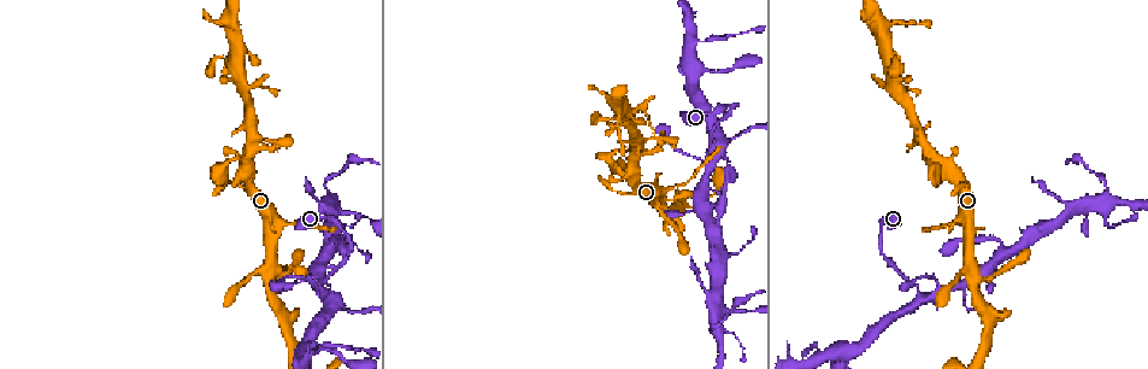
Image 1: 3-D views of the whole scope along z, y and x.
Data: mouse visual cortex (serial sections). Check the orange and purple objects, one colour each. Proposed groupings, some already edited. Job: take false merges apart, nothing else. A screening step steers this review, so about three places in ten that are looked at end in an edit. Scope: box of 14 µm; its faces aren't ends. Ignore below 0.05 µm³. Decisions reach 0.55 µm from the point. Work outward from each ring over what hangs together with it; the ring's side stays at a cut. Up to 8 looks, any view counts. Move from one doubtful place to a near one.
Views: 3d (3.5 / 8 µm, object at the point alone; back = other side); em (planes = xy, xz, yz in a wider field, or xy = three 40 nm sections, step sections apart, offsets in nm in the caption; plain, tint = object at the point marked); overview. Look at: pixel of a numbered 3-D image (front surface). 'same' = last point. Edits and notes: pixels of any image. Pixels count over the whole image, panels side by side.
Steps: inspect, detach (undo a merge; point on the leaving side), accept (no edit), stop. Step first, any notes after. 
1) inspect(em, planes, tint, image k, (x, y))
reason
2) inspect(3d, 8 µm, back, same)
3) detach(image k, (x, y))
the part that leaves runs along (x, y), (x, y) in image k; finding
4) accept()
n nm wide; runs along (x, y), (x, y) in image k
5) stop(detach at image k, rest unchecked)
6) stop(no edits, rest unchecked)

inspect(3d, 3.5 µm, image 1, (336, 294))
four arms meet

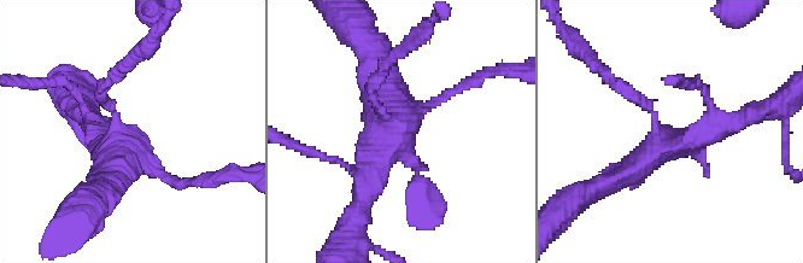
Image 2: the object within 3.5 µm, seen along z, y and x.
inspect(em, planes, tint, image 2, (394, 121))
now the EM

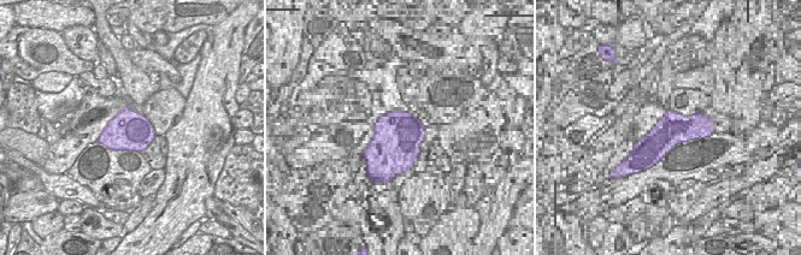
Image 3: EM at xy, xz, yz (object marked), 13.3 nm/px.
accept()
continuous, no second cell

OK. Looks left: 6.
inspect(3d, 3.5 µm, image 1, (280, 224))
sudden change in width

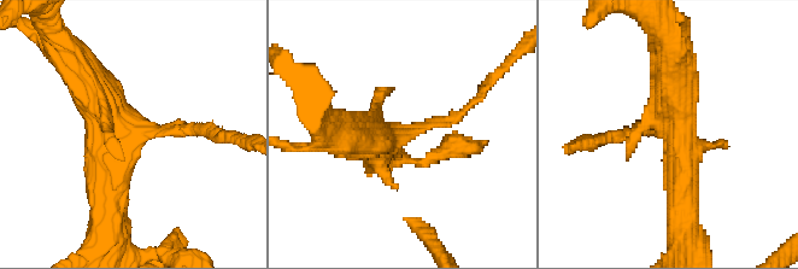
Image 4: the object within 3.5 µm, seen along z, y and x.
inspect(em, planes, tint, image 4, (668, 131))

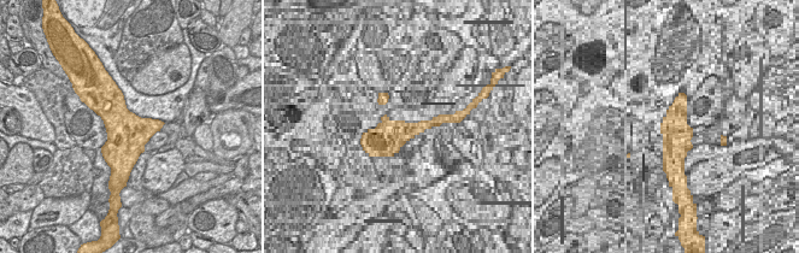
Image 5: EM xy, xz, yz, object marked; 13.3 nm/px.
detach(image 4, (198, 127))
the part that leaves runs along (142, 130), (209, 130), (235, 138) in image 4; a second cell is stuck on

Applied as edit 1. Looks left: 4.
inspect(3d, 8 µm, image 1, (319, 348))
thin arm on a thick one

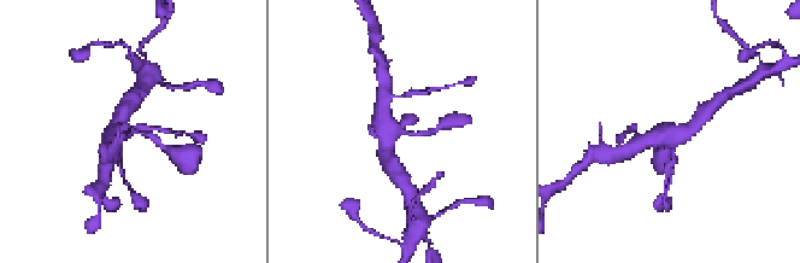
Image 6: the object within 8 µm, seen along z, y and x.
inspect(3d, 3.5 µm, image 6, (399, 129))

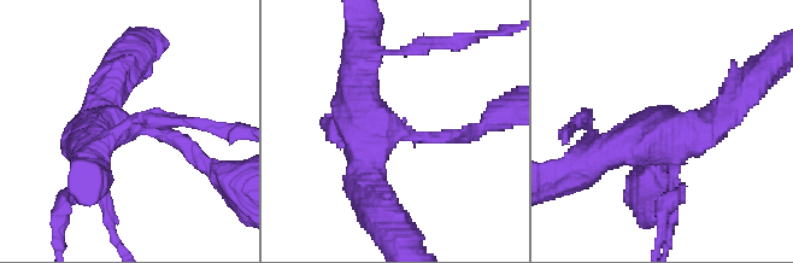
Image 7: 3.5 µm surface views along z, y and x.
inspect(em, xy, step 5, tint, image 7, (394, 131))
4 arms; arms of 150, 150, 400, 450 nm

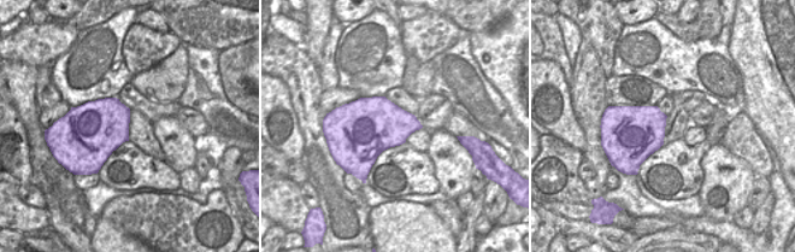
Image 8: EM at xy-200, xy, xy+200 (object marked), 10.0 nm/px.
accept()
all the same cell

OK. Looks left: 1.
stop(detach at image 4, rest unchecked)

